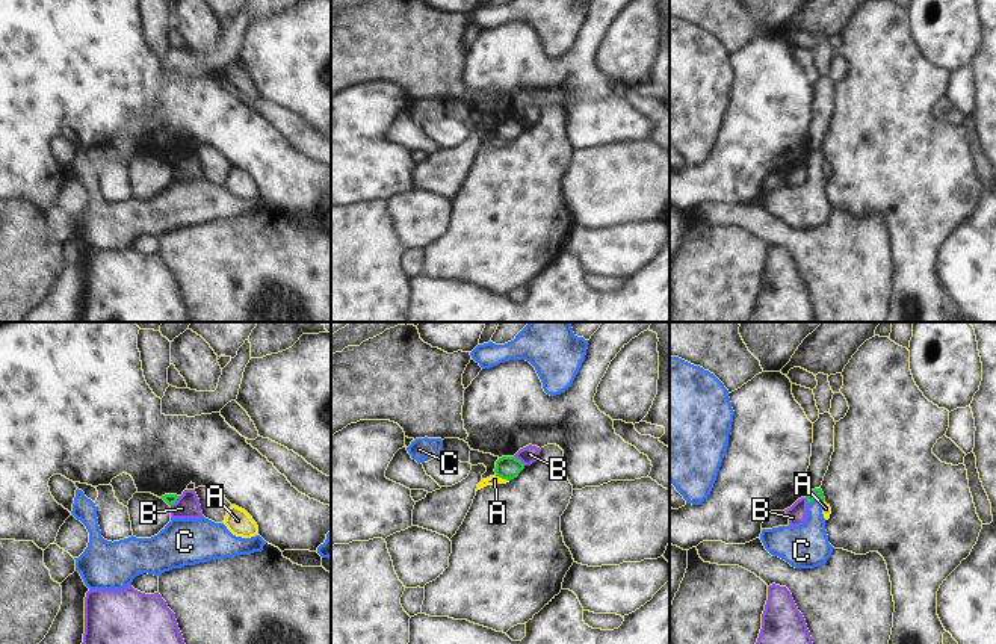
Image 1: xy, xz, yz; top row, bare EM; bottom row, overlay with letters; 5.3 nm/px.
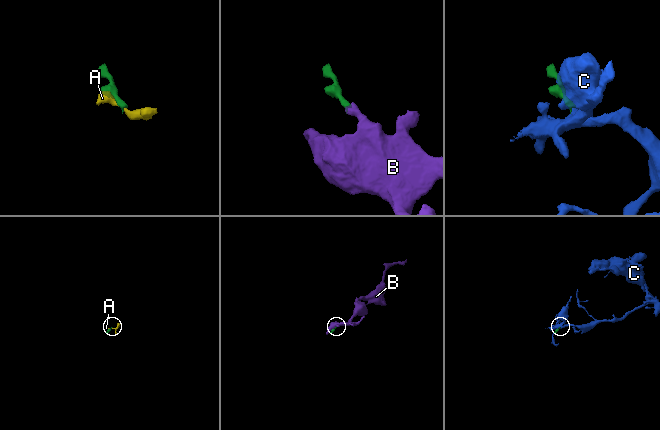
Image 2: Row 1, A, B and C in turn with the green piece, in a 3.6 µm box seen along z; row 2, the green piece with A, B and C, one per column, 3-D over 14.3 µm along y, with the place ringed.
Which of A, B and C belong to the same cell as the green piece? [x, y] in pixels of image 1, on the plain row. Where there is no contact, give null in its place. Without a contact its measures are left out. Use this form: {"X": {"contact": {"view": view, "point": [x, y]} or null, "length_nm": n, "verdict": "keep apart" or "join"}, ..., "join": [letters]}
{"A": {"contact": {"view": "xz", "point": [502, 139]}, "length_nm": 90, "verdict": "keep apart"}, "B": {"contact": {"view": "xz", "point": [519, 121]}, "length_nm": 80, "verdict": "keep apart"}, "C": {"contact": {"view": "yz", "point": [815, 160]}, "length_nm": 70, "verdict": "join"}, "join": ["C"]}

